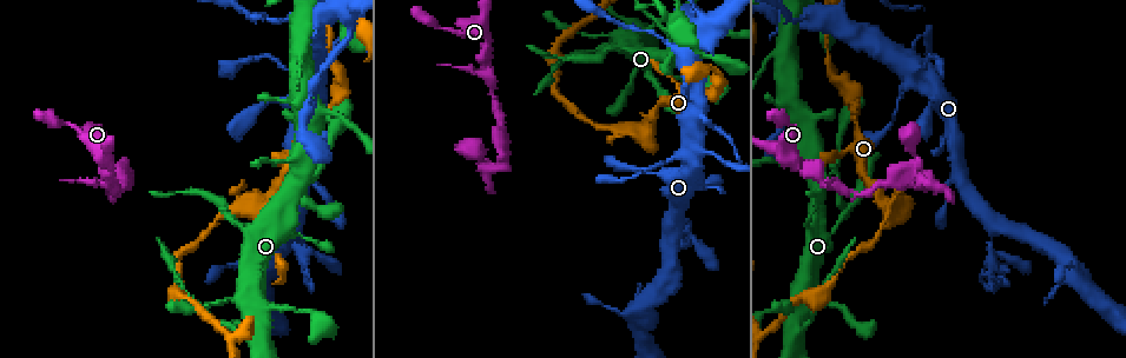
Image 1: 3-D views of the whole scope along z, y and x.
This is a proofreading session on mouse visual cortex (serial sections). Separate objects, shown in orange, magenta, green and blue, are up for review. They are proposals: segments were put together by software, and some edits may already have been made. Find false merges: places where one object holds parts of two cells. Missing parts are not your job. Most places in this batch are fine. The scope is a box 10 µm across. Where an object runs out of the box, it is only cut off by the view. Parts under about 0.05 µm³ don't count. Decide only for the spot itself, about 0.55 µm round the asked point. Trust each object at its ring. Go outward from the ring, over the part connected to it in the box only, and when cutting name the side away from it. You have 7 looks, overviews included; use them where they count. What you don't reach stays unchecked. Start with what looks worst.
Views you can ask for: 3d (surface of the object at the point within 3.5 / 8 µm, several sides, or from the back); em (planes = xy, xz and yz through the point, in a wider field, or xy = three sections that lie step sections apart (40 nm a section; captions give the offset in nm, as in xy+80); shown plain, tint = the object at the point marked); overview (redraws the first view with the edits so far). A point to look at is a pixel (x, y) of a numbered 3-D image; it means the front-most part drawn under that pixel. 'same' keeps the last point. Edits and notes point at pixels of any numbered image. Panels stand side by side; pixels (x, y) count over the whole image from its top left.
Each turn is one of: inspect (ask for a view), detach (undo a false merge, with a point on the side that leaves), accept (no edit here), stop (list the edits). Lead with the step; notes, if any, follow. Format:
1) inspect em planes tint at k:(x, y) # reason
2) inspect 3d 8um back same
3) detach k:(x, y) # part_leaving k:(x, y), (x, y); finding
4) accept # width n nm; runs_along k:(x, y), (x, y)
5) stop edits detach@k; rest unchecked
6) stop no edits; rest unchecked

inspect 3d 3.5um at 1:(995, 253) # a narrow waist

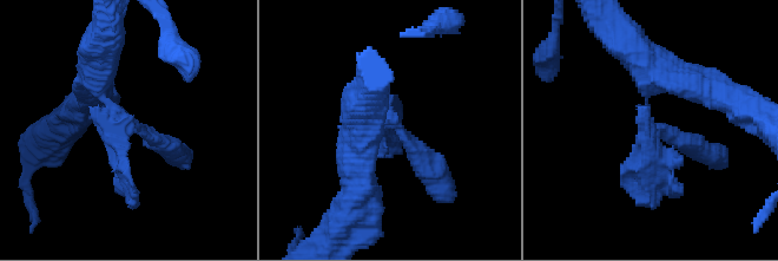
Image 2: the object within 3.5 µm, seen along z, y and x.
accept # runs_along 2:(97, 73), (111, 124), (179, 154); continuous, no second cell

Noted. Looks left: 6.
inspect 3d 8um at 1:(676, 51) # abrupt turn

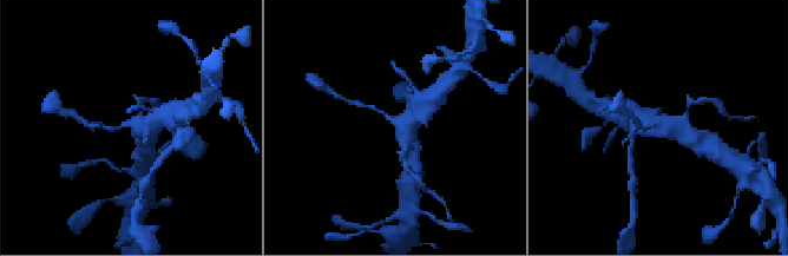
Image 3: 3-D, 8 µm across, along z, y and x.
inspect em xy step 5 tint same

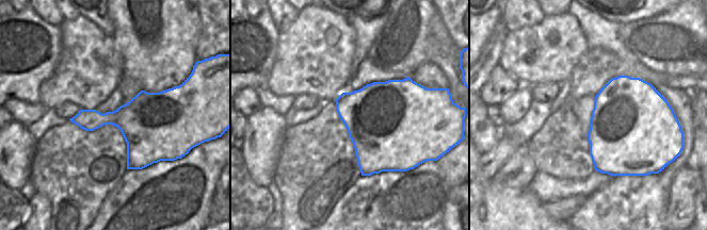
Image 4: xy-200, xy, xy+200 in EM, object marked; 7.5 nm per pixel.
accept # width 550 nm; runs_along 3:(409, 156), (407, 124), (428, 100); continuous, no second cell

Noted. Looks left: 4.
inspect 3d 3.5um at 1:(316, 113)

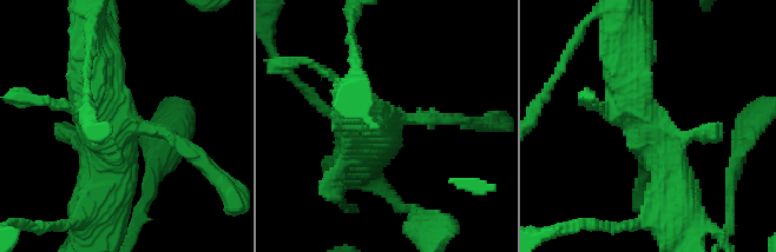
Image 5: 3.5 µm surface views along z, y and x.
inspect em xy step 5 tint at 5:(641, 129)

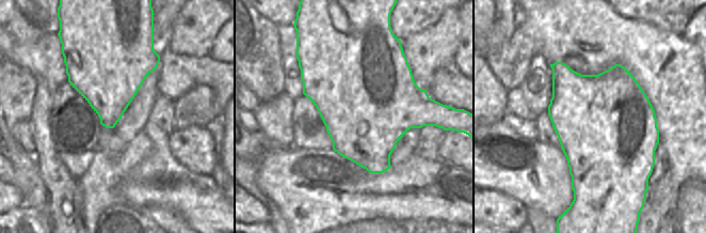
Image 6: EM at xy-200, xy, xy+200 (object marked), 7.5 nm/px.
accept # width 750 nm; runs_along 5:(678, 214), (624, 66); continuous, no second cell

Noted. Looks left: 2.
stop no edits; rest unchecked

